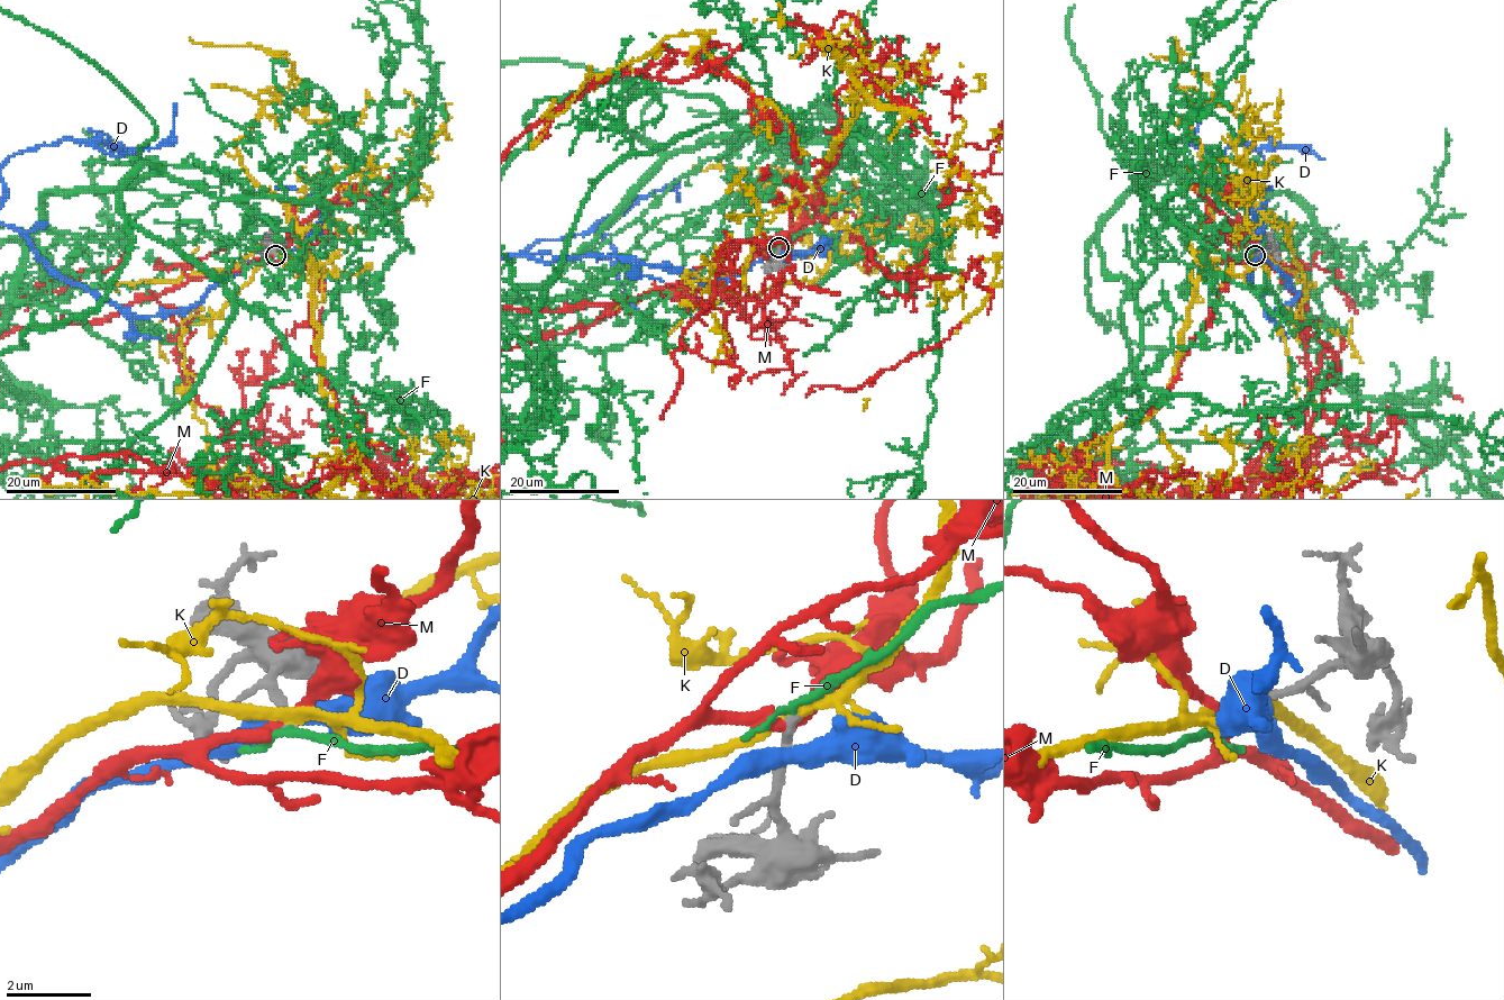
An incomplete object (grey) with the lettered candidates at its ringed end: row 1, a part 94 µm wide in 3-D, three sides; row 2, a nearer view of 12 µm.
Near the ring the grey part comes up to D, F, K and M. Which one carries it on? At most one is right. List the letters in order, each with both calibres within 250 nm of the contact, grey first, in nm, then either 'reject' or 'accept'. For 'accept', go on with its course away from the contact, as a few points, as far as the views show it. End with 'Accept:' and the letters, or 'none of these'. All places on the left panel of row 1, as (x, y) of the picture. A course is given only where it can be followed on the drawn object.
D: 280 nm thick on the grey side, 460 nm on the other; reject
F: 200 nm thick on the grey side, 150 nm on the other; accept; it runs (276, 256), (316, 253), (331, 208), (179, 183), (140, 158), (155, 123), (53, 34)
K: 240 nm thick on the grey side, 240 nm on the other; reject
M: 240 nm thick on the grey side, 280 nm on the other; reject
Accept: F

